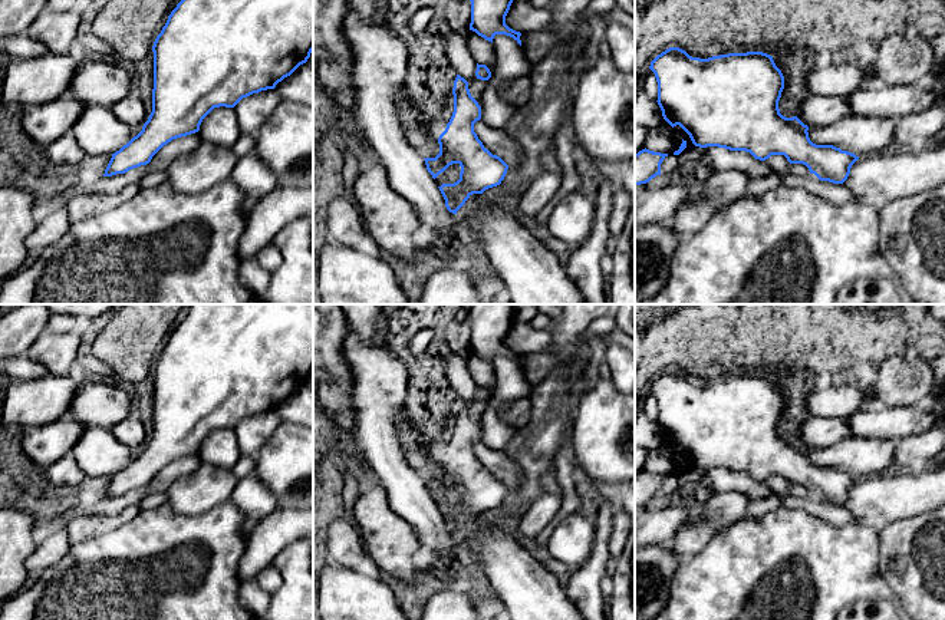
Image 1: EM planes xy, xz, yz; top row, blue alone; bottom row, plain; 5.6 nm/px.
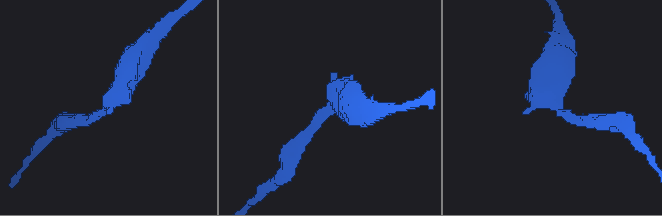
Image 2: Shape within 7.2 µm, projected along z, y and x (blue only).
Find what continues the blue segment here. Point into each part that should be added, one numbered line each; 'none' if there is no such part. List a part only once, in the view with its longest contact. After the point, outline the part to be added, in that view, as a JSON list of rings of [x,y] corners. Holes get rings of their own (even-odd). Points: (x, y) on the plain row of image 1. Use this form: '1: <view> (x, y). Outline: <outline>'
none

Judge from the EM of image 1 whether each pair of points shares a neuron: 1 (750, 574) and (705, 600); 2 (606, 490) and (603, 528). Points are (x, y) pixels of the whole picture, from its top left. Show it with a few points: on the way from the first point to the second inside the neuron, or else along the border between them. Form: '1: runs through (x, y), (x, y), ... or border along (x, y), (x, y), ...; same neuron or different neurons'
1: runs through (738, 586), (724, 600), (717, 600); same neuron
2: border along (605, 498), (613, 505); different neurons

